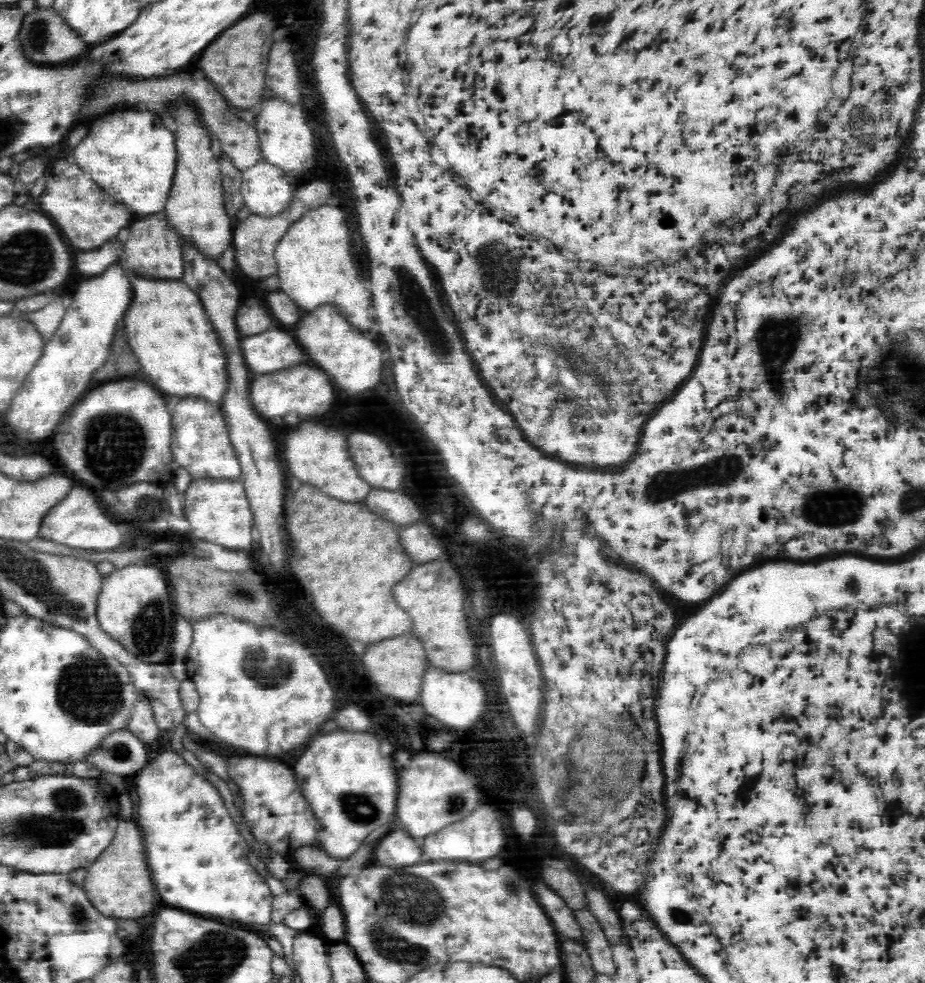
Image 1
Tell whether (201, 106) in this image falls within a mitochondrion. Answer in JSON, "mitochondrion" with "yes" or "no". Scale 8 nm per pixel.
{"mitochondrion":"yes"}

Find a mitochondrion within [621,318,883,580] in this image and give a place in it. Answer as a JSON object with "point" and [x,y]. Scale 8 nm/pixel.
{"point":[717,474]}

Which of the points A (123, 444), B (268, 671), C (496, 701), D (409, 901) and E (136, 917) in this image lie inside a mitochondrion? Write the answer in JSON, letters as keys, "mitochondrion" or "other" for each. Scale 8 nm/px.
{"A":"mitochondrion","B":"mitochondrion","C":"other","D":"mitochondrion","E":"other"}

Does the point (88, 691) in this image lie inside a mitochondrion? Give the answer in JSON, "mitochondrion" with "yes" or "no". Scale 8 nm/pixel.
{"mitochondrion":"yes"}

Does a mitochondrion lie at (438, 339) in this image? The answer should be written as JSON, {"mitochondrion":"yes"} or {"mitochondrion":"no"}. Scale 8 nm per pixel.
{"mitochondrion":"yes"}

